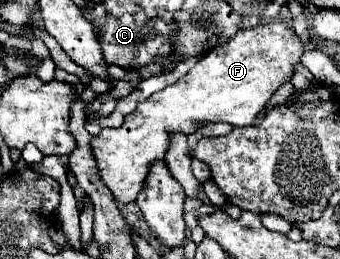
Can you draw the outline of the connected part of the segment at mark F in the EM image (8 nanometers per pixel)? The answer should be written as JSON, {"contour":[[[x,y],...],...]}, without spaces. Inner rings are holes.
{"contour":[[[259,23],[251,29],[239,29],[235,37],[231,37],[227,43],[217,45],[211,49],[203,59],[195,63],[195,67],[183,75],[177,83],[165,87],[163,91],[153,93],[147,101],[137,103],[135,111],[125,115],[125,121],[119,129],[103,129],[99,135],[93,137],[93,153],[97,159],[97,165],[101,169],[101,177],[105,185],[111,189],[113,195],[117,195],[123,203],[135,201],[137,195],[145,189],[147,175],[151,171],[151,165],[165,157],[167,149],[171,147],[173,133],[191,135],[205,125],[211,123],[229,123],[233,127],[251,127],[255,117],[263,111],[271,95],[279,89],[279,85],[293,75],[293,65],[301,61],[303,43],[295,35],[295,31],[283,23]]]}

